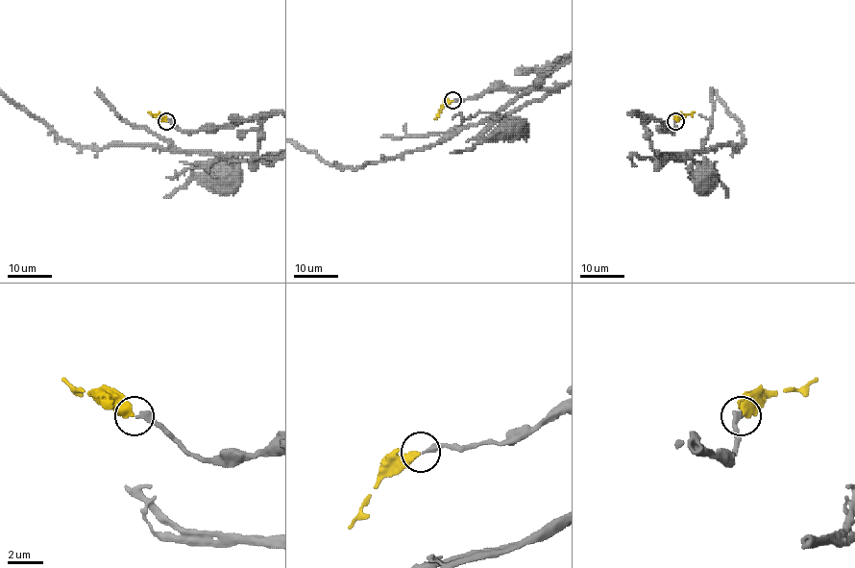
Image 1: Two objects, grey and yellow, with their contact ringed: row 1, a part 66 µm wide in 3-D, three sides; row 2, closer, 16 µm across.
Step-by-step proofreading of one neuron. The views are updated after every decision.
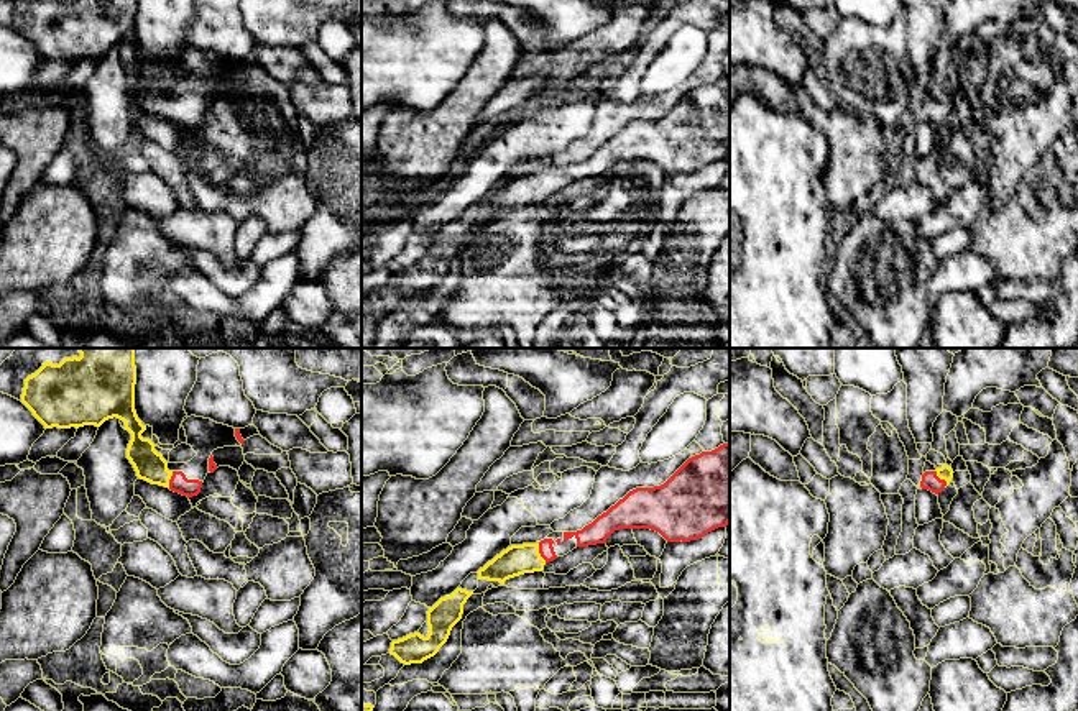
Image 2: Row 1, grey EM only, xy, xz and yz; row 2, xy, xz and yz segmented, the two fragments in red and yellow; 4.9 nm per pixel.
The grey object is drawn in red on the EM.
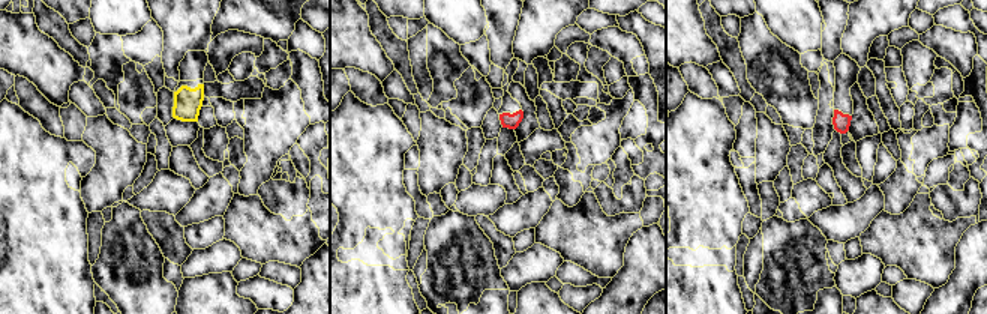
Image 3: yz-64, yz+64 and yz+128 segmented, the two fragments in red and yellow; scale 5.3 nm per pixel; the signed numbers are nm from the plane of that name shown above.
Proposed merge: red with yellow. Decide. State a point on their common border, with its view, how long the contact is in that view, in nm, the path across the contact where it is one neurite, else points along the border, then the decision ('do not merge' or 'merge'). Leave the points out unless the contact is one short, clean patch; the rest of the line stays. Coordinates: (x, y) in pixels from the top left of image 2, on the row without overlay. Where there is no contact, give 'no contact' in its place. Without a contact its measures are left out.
yz (942, 112) | 100 nm | across yz (930, 114), (942, 112), (945, 104) | merge

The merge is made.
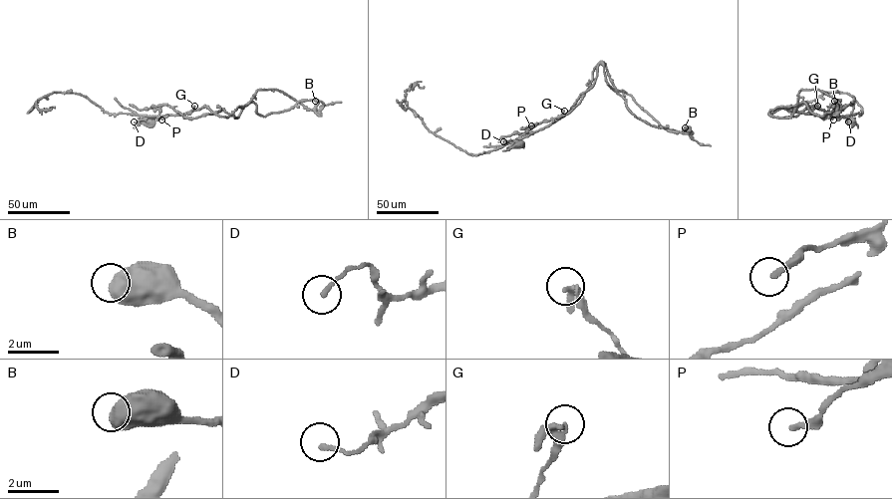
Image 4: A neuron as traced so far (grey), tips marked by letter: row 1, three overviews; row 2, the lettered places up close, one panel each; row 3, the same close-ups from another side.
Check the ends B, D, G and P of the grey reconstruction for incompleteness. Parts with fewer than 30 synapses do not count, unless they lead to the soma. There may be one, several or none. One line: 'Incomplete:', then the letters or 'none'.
Incomplete: none

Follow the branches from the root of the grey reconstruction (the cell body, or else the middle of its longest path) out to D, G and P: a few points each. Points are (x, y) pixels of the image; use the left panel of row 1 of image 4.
D: (150, 123), (142, 121), (147, 119), (134, 122)
G: (150, 123), (142, 121), (185, 114), (194, 106)
P: (150, 123), (142, 121), (205, 107), (215, 112), (188, 118), (163, 105), (157, 118), (166, 116), (161, 120)

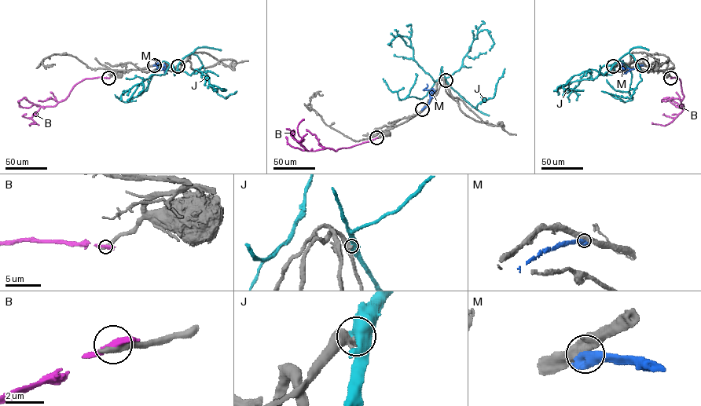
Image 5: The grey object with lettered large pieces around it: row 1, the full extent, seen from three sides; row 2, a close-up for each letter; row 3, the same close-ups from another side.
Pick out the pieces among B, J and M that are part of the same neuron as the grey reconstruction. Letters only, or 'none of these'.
none of these

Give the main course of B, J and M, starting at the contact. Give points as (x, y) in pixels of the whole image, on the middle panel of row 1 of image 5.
B: (376, 137), (335, 151), (327, 148), (308, 151), (299, 142), (302, 138), (298, 132), (298, 124), (304, 119)
J: (445, 80), (442, 67), (439, 76), (426, 95), (421, 99), (411, 96), (401, 100), (383, 78)
M: (422, 110), (430, 100), (431, 90), (425, 89), (427, 84)

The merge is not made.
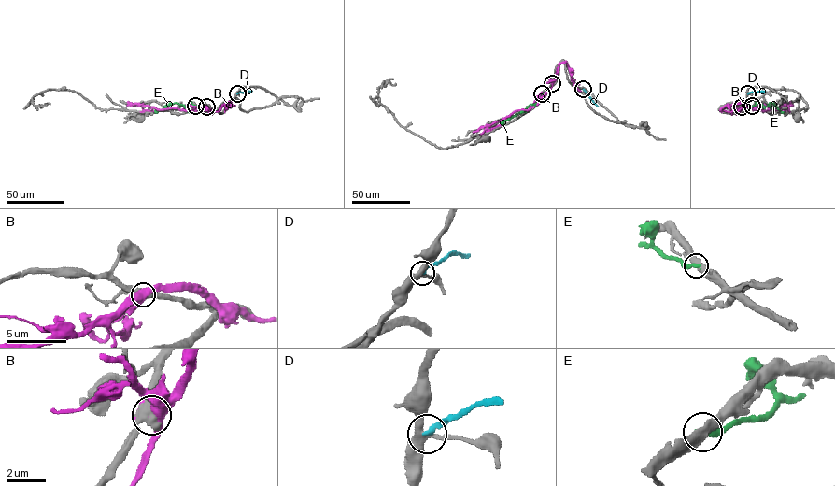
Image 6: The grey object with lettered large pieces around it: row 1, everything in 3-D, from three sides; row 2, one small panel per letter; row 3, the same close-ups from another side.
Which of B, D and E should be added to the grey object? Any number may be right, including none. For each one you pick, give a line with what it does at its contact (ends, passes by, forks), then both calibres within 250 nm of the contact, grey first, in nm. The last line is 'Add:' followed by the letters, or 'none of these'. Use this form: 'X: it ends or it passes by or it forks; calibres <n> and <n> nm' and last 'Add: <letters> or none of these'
Add: none of these

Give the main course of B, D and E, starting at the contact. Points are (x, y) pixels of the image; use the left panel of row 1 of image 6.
B: (206, 107), (186, 111), (141, 105), (144, 110), (156, 110)
D: (237, 93), (251, 91)
E: (196, 106), (189, 104), (185, 107), (176, 103), (155, 110)

